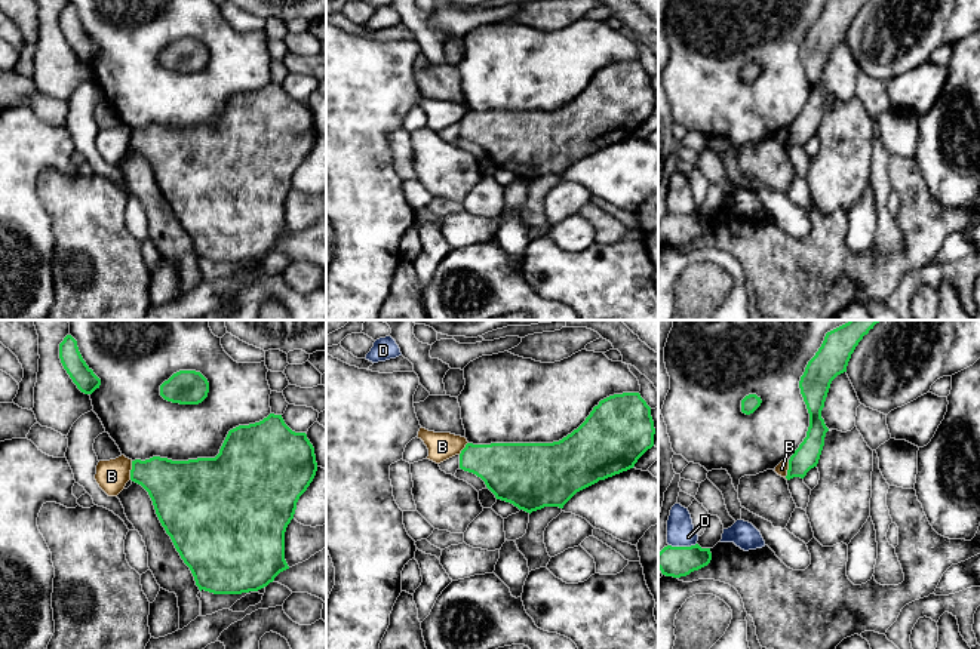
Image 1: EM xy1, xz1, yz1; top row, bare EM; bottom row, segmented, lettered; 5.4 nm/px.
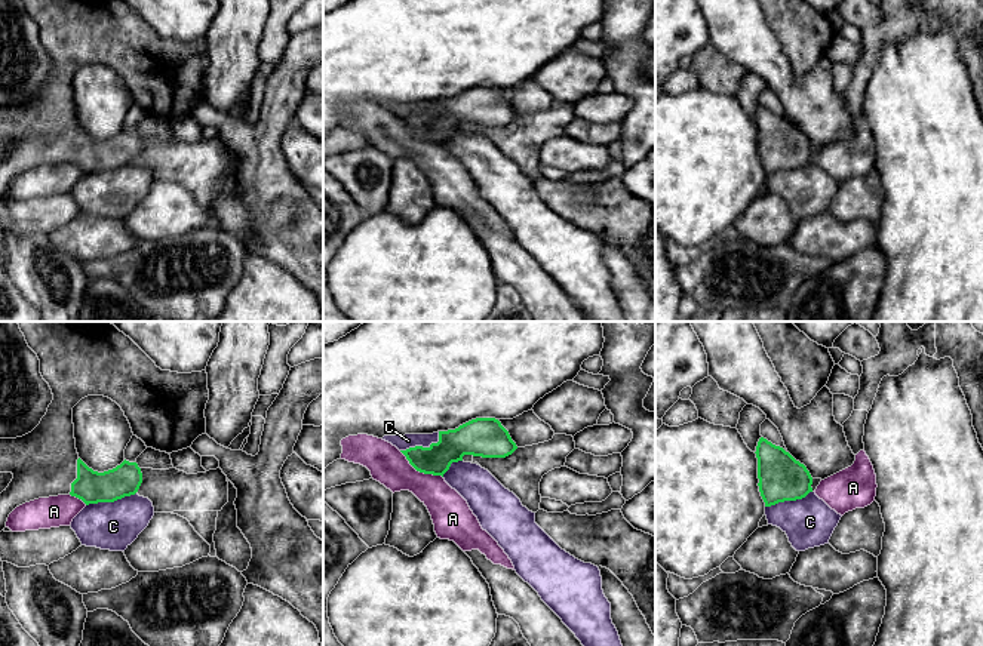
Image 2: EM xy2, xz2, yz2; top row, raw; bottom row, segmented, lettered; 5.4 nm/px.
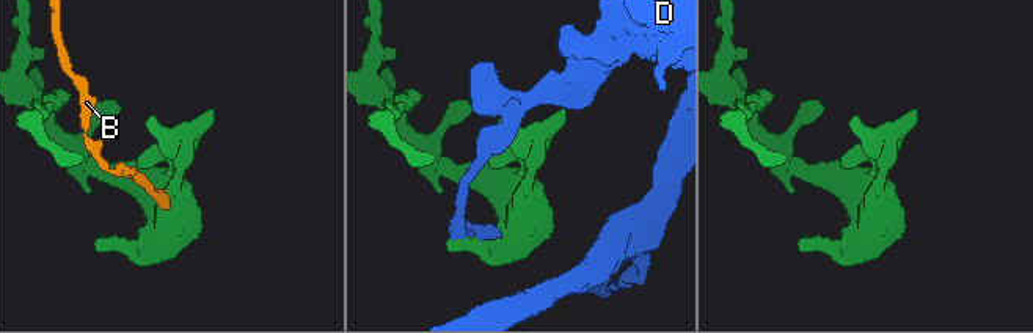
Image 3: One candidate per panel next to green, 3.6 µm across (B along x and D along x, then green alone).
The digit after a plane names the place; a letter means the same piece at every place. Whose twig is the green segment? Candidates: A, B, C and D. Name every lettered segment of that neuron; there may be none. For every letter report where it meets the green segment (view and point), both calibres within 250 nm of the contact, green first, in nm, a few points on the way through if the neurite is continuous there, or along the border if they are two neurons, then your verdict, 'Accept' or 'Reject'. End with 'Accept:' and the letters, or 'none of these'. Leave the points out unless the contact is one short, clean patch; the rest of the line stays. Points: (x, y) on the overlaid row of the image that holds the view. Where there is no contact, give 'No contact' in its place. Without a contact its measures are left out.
A: Touches green at xz2 (420, 471). Thickness 170 nm (green) against 200 nm. Boundary: xz2 (399, 451), (417, 470), (442, 477). Reject
B: Touches green at yz1 (788, 470). Thickness 140 nm (green) against 70 nm. Boundary: yz1 (789, 460), (786, 479). Reject
C: Touches green at xy2 (110, 501). Thickness 180 nm (green) against 260 nm. Boundary: xy2 (135, 492), (113, 501), (98, 501), (86, 505). Reject
D: Touches green at yz1 (682, 547). Thickness 170 nm (green) against 150 nm. Reject
Accept: none of these

